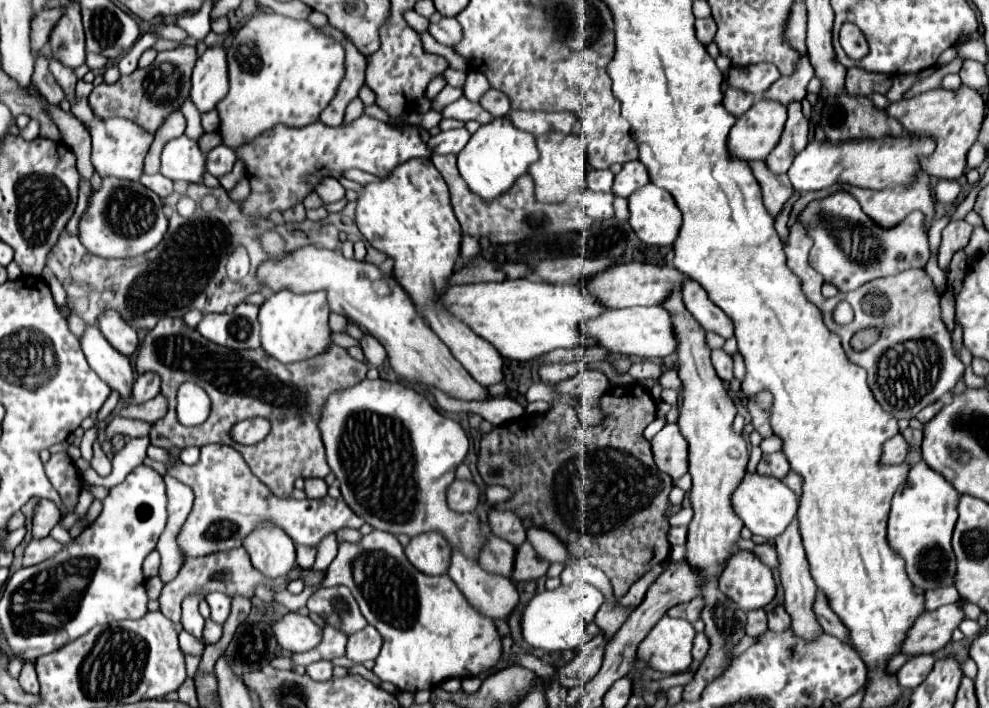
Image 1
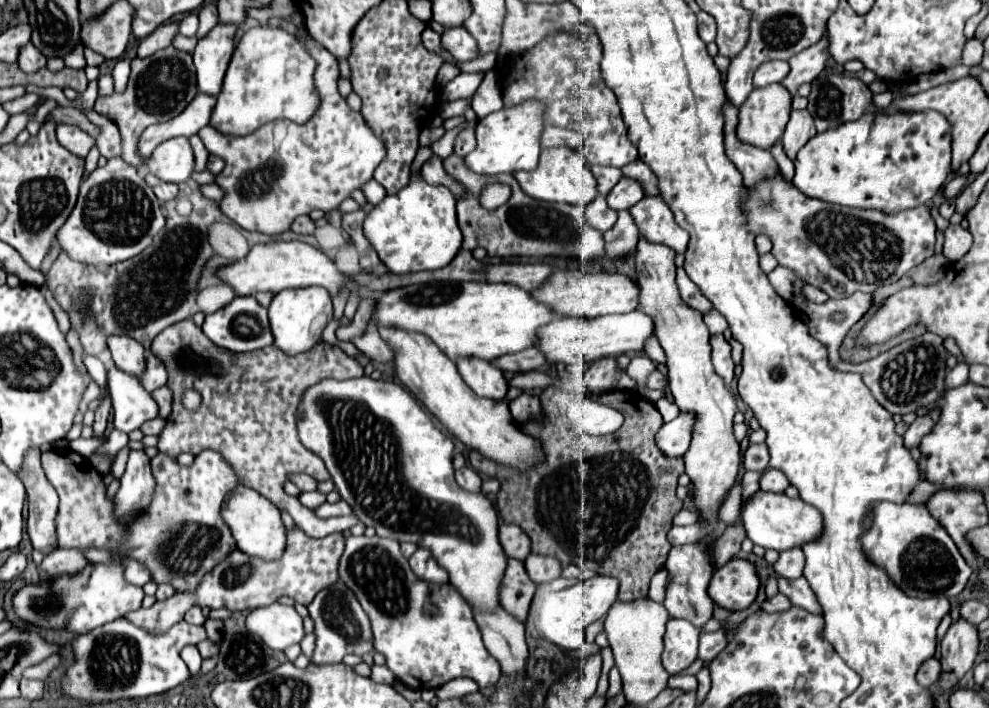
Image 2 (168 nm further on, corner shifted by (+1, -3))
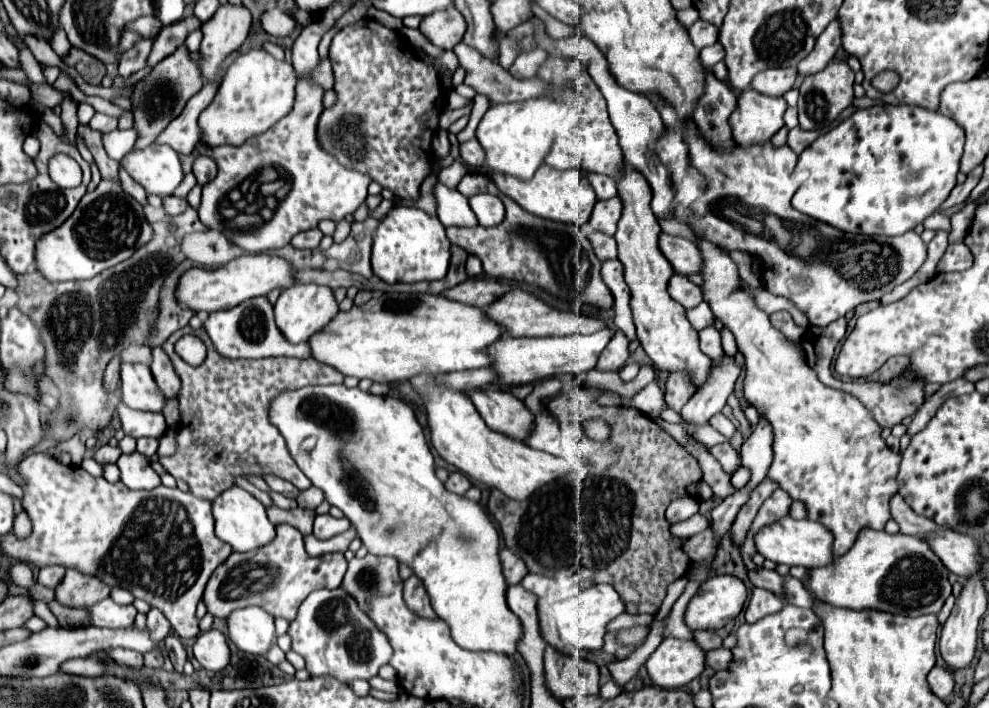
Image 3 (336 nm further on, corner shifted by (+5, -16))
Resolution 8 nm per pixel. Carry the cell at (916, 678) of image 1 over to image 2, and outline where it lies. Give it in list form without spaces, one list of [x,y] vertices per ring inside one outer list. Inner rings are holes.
[[[930,657],[918,671],[916,679],[918,683],[922,683],[922,687],[932,687],[938,679],[940,679],[940,673],[942,673],[942,667],[940,667],[940,661],[936,657]]]

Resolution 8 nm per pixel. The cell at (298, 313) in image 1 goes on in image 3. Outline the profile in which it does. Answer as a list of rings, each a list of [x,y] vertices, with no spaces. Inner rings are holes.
[[[294,284],[292,288],[286,288],[280,294],[278,302],[274,304],[276,326],[290,344],[300,344],[310,340],[310,336],[322,330],[326,324],[330,324],[330,320],[336,314],[338,314],[338,304],[334,300],[332,290],[328,286],[318,286],[318,284]]]

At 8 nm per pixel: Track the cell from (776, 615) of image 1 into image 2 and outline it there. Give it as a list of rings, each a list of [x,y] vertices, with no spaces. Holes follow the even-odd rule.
[[[776,593],[772,599],[766,599],[760,603],[760,609],[766,613],[774,613],[774,611],[786,611],[786,607],[790,607],[790,601],[786,599],[786,595]]]

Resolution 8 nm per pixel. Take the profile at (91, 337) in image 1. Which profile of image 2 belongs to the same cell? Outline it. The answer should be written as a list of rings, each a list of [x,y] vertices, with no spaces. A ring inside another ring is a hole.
[[[116,367],[108,371],[108,387],[114,407],[114,427],[130,433],[144,421],[158,417],[158,403],[144,391],[140,381],[132,375],[124,375]]]

